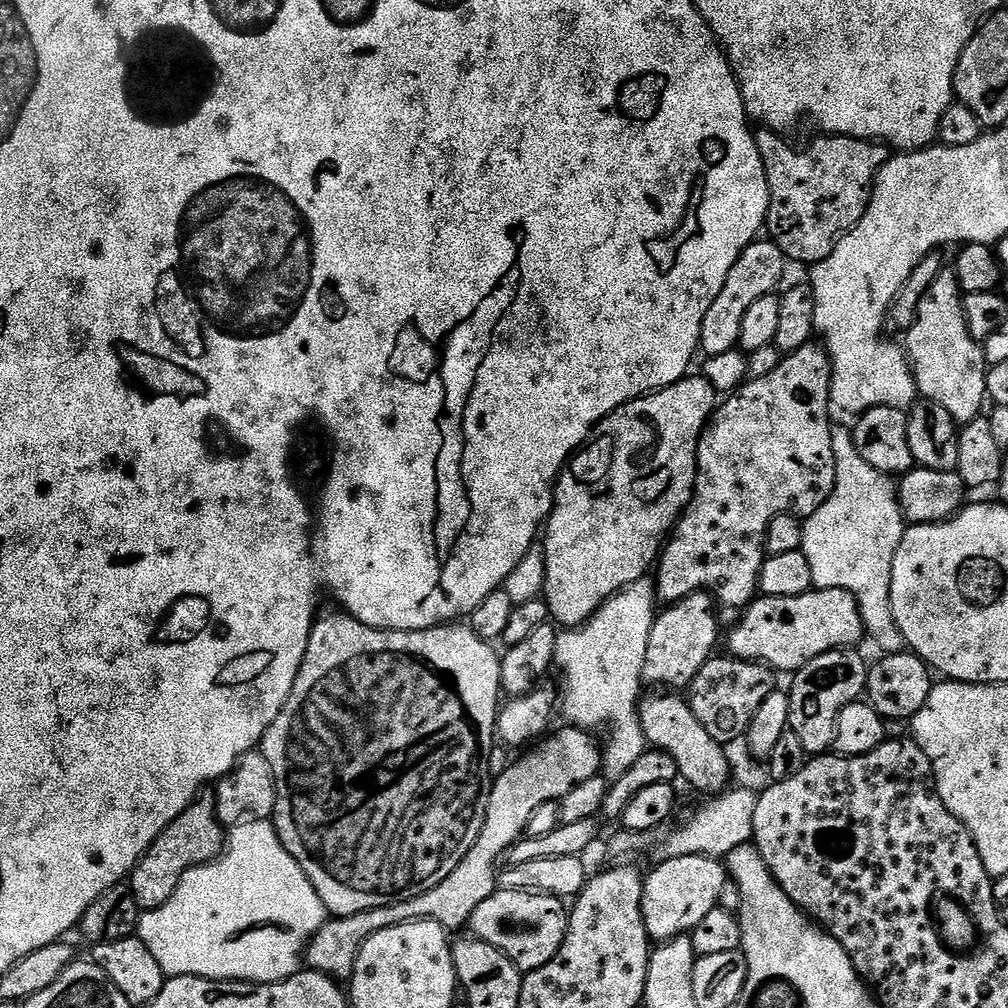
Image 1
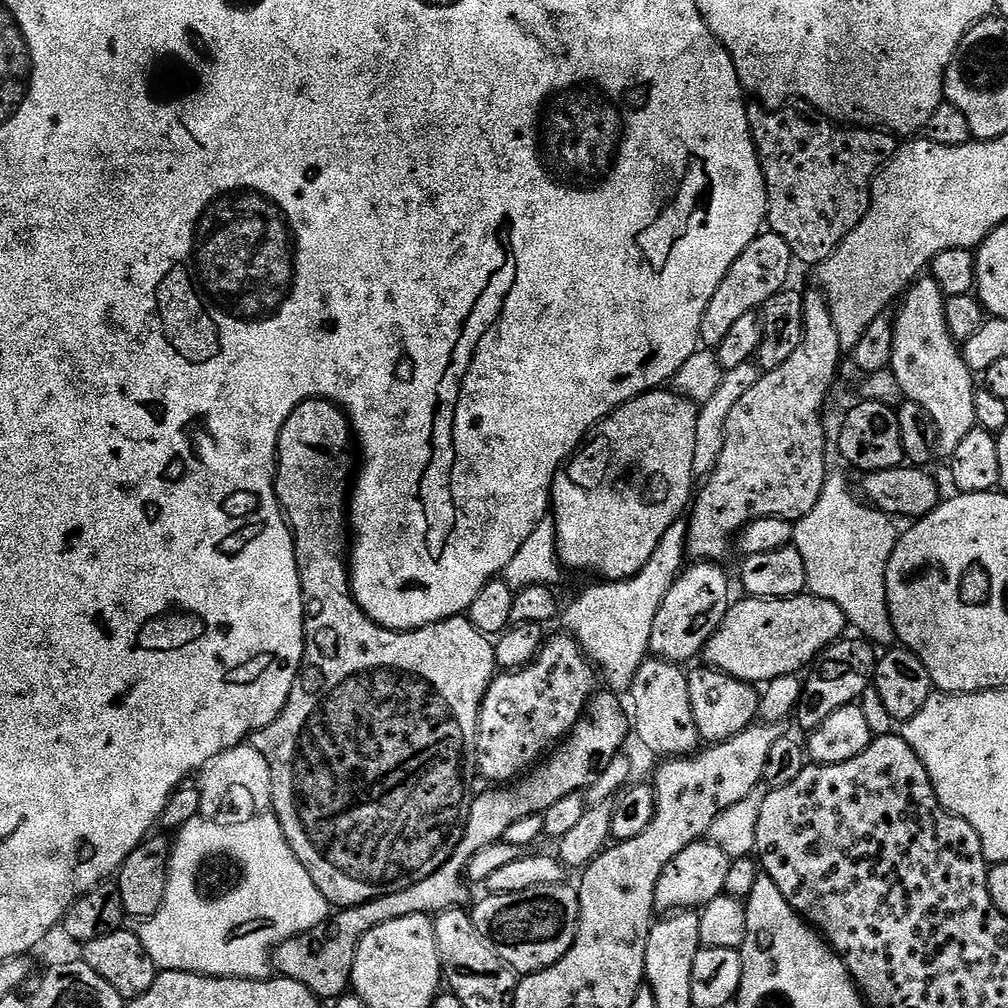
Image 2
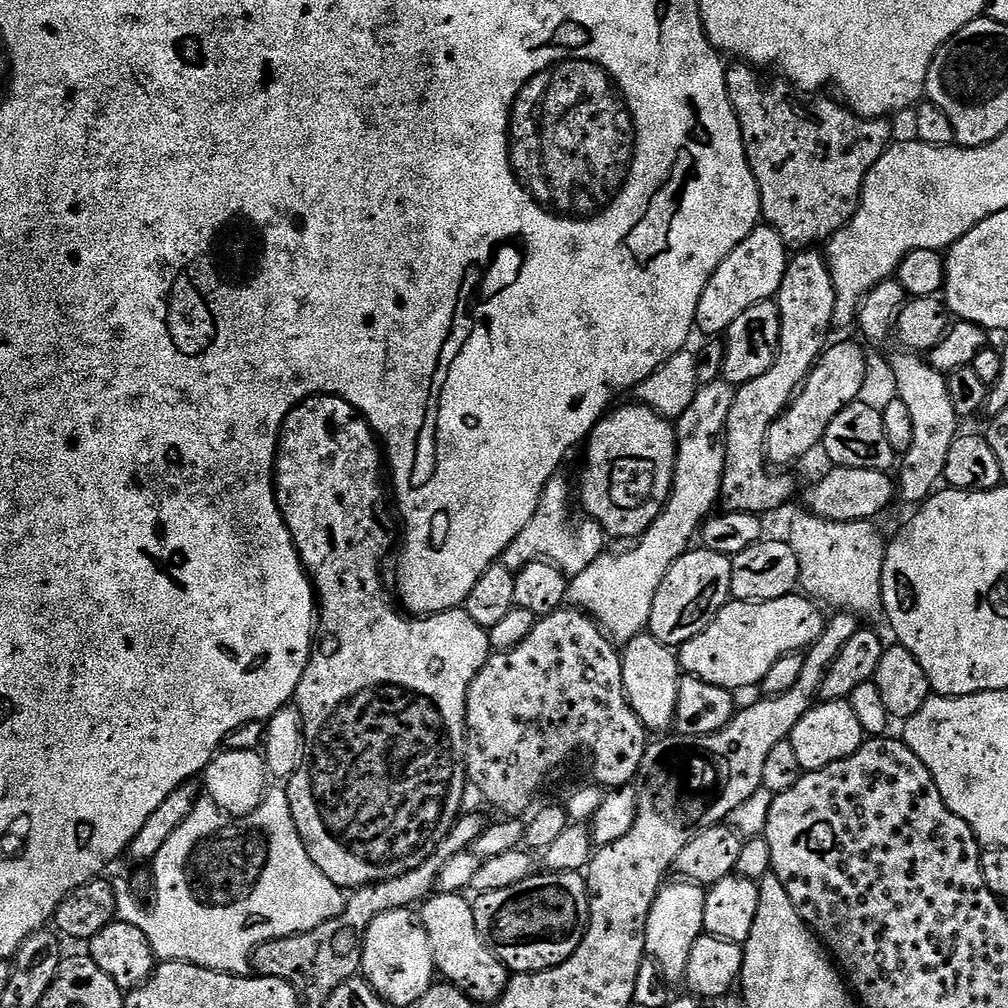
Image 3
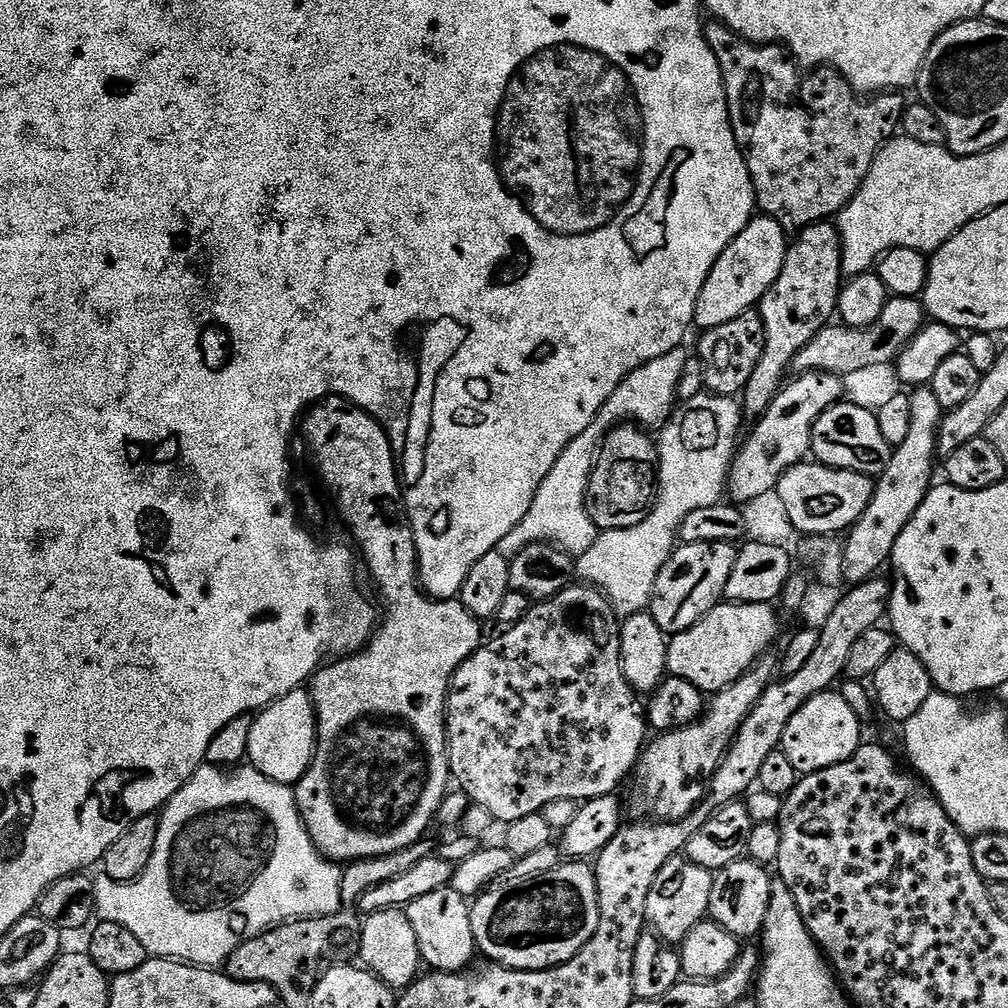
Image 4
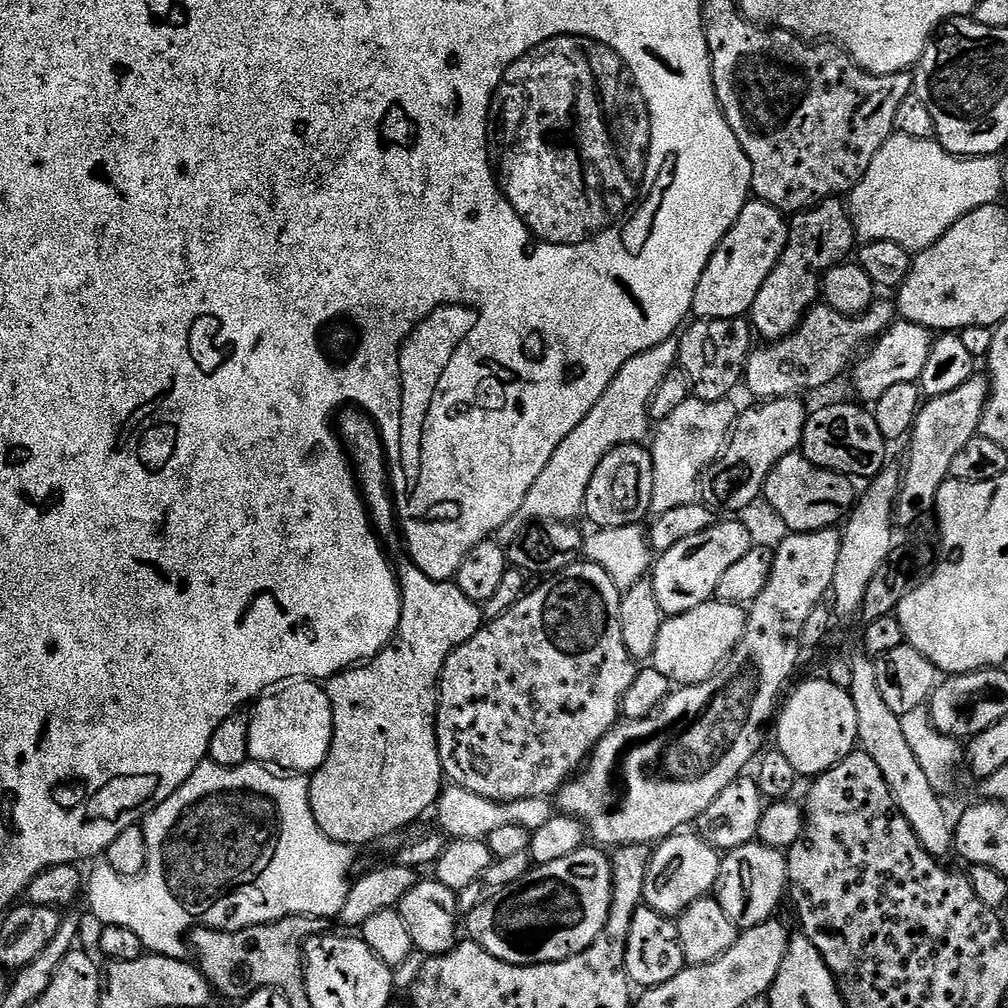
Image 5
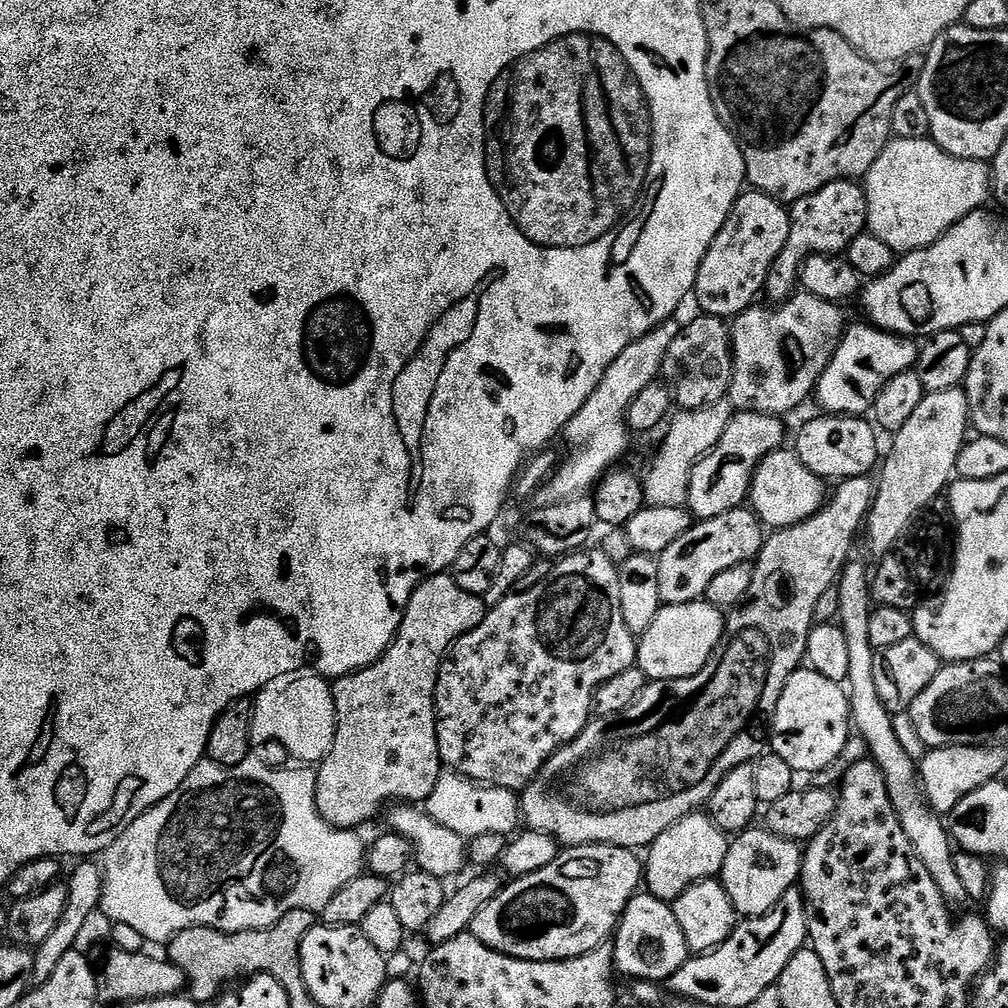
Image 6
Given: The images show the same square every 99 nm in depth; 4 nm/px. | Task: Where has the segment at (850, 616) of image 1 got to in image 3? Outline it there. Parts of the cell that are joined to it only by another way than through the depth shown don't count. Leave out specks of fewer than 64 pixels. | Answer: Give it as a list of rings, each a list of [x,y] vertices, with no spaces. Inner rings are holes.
[[[793,594],[773,600],[732,600],[690,642],[679,645],[680,667],[687,675],[729,690],[763,685],[770,666],[791,652],[803,653],[824,633],[825,613],[817,601]]]

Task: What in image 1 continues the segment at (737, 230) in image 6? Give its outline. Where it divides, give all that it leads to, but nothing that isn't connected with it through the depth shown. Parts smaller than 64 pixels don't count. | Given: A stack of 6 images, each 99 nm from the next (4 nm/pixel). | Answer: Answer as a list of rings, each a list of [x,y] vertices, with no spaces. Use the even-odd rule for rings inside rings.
[[[760,238],[749,244],[738,262],[734,262],[730,274],[726,274],[726,282],[718,298],[714,298],[710,310],[706,310],[700,335],[700,348],[705,357],[726,354],[739,345],[742,318],[746,316],[746,310],[750,310],[758,298],[773,295],[781,287],[784,264],[786,265],[786,257],[783,250],[772,243],[771,239]]]

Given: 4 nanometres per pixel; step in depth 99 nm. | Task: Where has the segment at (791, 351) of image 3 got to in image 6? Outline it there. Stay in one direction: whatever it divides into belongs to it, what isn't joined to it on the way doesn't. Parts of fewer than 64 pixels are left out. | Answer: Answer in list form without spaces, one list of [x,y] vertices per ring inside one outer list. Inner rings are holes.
[[[835,180],[822,190],[810,194],[806,198],[797,200],[790,208],[790,238],[786,238],[786,246],[778,258],[770,266],[770,274],[764,283],[763,295],[769,296],[769,301],[783,302],[797,291],[800,282],[800,269],[803,268],[805,260],[817,254],[844,254],[847,253],[850,242],[858,238],[866,231],[868,222],[868,207],[866,206],[866,194],[863,187],[856,180]]]

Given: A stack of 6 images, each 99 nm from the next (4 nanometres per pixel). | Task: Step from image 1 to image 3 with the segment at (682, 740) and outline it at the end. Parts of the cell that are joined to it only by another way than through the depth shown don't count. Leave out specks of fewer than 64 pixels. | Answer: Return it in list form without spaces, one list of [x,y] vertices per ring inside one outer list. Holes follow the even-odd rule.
[[[641,634],[622,648],[622,686],[628,704],[652,734],[664,734],[676,719],[678,686],[682,669],[679,655],[669,645],[658,642],[651,634]]]

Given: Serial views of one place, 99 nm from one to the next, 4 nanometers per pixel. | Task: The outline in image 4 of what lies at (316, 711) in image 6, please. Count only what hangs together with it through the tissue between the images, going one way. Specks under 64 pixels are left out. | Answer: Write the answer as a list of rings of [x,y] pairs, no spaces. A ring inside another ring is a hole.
[[[302,688],[280,696],[261,709],[250,730],[247,759],[257,772],[279,784],[295,785],[304,776],[316,749],[316,709]]]

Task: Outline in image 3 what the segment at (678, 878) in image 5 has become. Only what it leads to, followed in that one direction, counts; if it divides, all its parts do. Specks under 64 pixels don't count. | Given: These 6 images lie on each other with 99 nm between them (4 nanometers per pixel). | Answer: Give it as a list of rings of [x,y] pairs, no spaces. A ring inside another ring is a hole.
[[[677,879],[677,884],[665,883],[660,893],[654,898],[650,906],[650,914],[646,918],[646,946],[645,953],[664,975],[669,985],[683,981],[688,975],[690,950],[694,950],[694,942],[705,935],[704,915],[706,914],[706,892],[699,884],[691,880]]]

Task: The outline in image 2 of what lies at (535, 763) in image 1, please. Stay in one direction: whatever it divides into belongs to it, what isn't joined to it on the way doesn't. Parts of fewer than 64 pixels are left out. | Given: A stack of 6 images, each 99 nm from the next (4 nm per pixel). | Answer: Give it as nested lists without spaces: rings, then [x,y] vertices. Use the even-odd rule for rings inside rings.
[[[612,690],[597,691],[588,701],[583,718],[531,771],[515,782],[489,787],[492,788],[489,792],[480,792],[477,796],[475,793],[468,806],[464,837],[458,842],[451,858],[438,871],[430,874],[430,878],[401,892],[359,904],[356,908],[337,911],[317,928],[283,940],[276,945],[272,954],[275,971],[294,982],[302,982],[302,986],[309,988],[321,1001],[335,1001],[349,991],[358,946],[366,933],[374,930],[374,926],[394,922],[394,918],[406,918],[410,914],[439,914],[447,908],[467,905],[469,885],[465,872],[474,854],[483,847],[503,841],[506,830],[510,830],[518,818],[539,816],[550,810],[554,802],[566,798],[566,794],[584,792],[587,784],[595,785],[615,756],[621,755],[623,748],[620,747],[627,742],[628,736],[630,740],[630,716],[625,701],[623,704],[616,696],[619,695]]]

